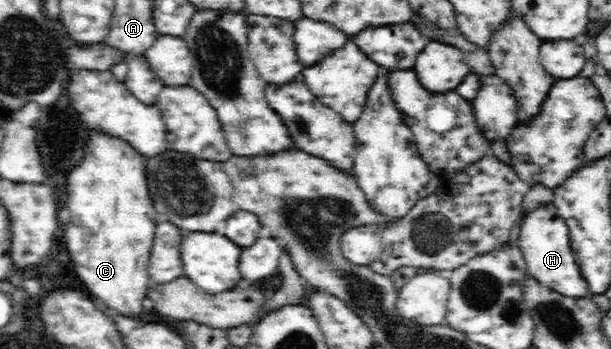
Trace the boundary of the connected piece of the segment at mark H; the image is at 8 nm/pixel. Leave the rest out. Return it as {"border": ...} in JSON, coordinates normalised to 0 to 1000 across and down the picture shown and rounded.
{"border":[[[897,582],[894,593],[884,593],[858,622],[851,645],[849,702],[864,751],[864,774],[881,799],[881,811],[926,851],[964,851],[966,819],[944,756],[944,739],[935,708],[930,642],[905,582]]]}

